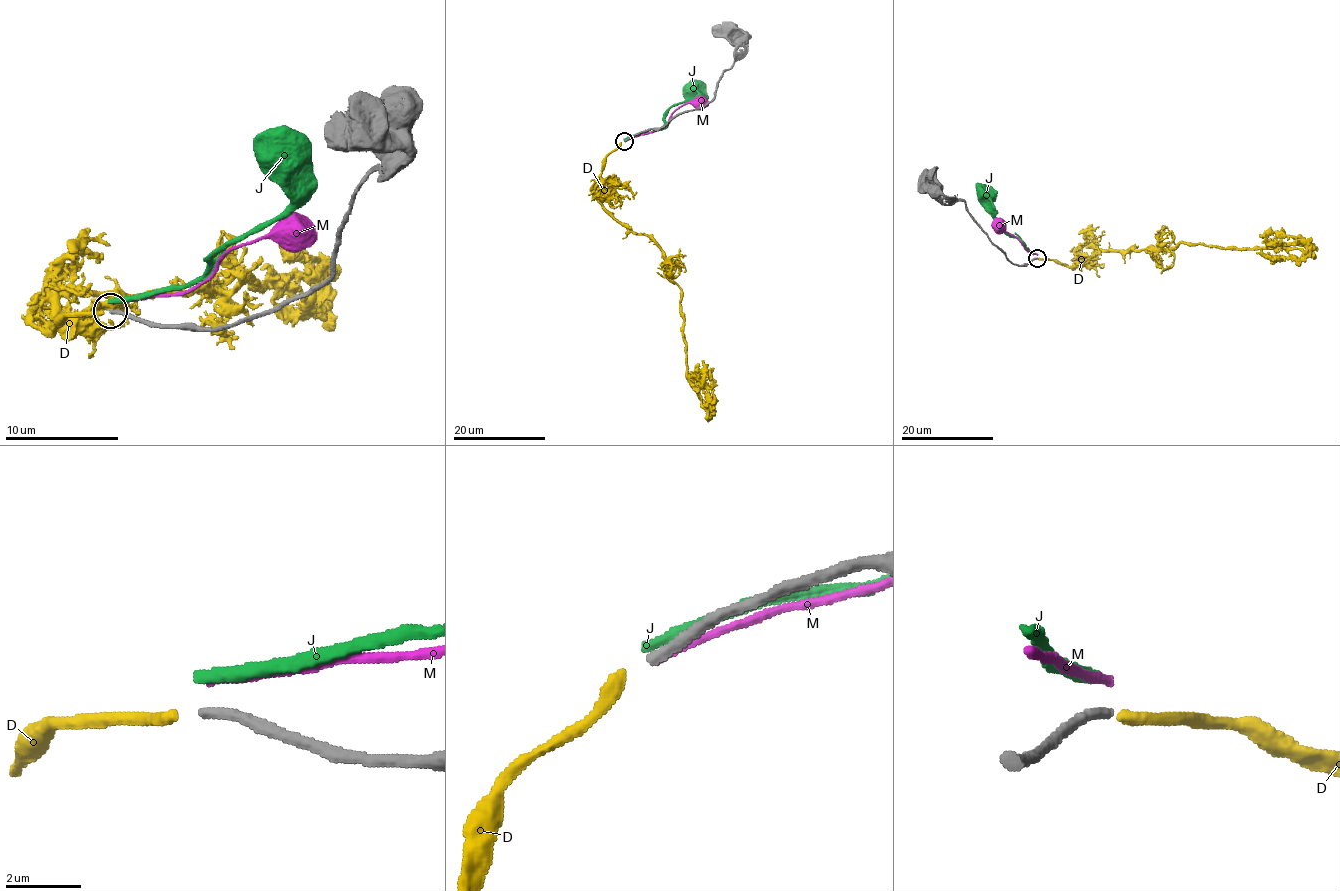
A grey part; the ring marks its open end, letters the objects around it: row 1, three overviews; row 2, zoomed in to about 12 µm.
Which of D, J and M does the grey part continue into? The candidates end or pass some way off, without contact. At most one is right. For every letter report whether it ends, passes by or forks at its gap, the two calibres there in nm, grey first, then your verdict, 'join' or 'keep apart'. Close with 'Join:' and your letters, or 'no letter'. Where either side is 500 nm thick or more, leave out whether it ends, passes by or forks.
D: it ends; calibres 280 and 360 nm; join
J: it ends; calibres 280 and 320 nm; keep apart
M: it ends; calibres 280 and 240 nm; keep apart
Join: D

